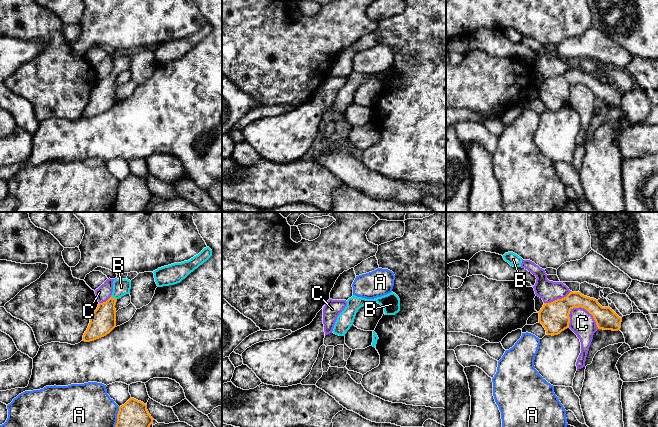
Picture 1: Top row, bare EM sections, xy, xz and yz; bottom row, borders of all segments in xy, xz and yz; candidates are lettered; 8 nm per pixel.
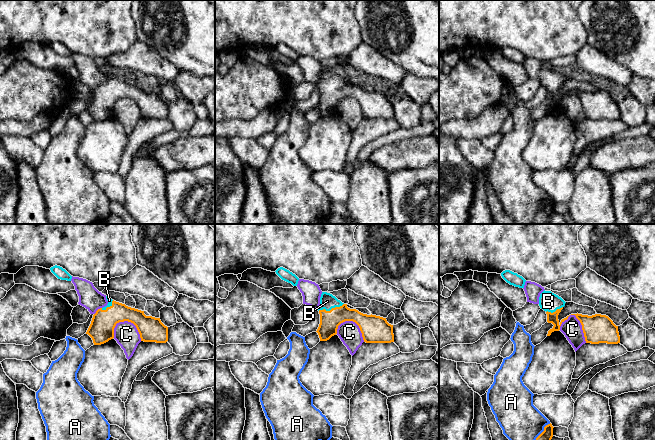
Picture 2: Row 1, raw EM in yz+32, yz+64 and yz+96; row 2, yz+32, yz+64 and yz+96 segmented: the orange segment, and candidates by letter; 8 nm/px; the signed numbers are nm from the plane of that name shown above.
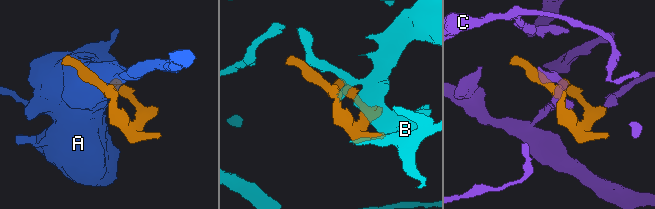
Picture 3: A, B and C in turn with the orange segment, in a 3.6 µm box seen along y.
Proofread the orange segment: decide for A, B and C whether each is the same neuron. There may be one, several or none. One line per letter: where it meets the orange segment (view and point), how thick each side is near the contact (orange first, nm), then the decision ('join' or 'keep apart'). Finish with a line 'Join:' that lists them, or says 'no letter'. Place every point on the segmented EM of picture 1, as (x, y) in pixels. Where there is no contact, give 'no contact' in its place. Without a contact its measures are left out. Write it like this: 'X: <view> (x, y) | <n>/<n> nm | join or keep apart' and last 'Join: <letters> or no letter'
A: xy (117, 417) | 220/340 nm | keep apart
B: xy (114, 298) | 200/140 nm | join
C: yz (587, 310) | 200/200 nm | keep apart
Join: B

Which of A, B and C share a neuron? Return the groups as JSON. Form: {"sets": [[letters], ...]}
{"sets": [["A"], ["B"], ["C"]]}

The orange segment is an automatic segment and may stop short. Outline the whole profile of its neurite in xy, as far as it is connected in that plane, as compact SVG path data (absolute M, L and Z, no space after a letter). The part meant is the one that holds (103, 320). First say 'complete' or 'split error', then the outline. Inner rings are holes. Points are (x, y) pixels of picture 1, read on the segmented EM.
split error; M114 280L111 297L106 302L99 303L92 313L89 326L83 335L83 341L90 342L104 337L116 327L116 302L122 296L129 294L130 289L130 280Z

